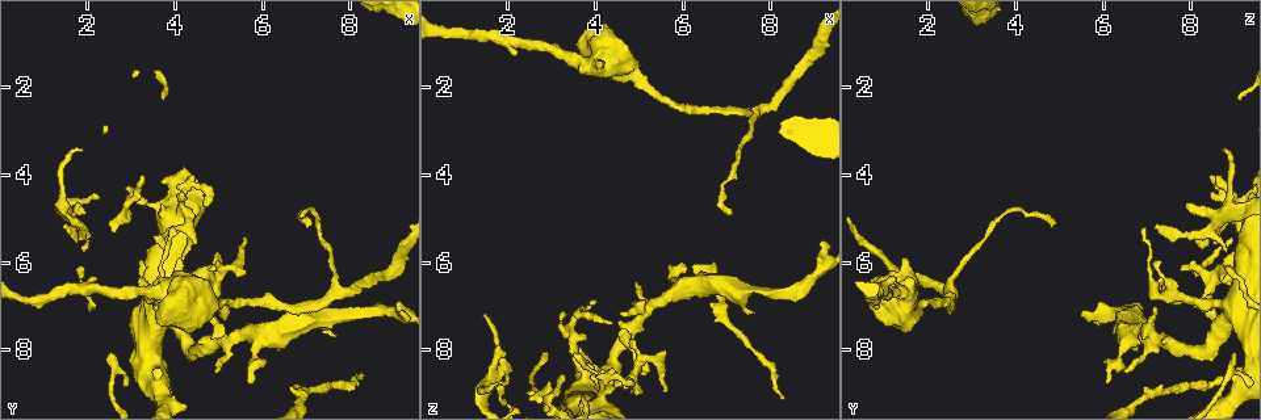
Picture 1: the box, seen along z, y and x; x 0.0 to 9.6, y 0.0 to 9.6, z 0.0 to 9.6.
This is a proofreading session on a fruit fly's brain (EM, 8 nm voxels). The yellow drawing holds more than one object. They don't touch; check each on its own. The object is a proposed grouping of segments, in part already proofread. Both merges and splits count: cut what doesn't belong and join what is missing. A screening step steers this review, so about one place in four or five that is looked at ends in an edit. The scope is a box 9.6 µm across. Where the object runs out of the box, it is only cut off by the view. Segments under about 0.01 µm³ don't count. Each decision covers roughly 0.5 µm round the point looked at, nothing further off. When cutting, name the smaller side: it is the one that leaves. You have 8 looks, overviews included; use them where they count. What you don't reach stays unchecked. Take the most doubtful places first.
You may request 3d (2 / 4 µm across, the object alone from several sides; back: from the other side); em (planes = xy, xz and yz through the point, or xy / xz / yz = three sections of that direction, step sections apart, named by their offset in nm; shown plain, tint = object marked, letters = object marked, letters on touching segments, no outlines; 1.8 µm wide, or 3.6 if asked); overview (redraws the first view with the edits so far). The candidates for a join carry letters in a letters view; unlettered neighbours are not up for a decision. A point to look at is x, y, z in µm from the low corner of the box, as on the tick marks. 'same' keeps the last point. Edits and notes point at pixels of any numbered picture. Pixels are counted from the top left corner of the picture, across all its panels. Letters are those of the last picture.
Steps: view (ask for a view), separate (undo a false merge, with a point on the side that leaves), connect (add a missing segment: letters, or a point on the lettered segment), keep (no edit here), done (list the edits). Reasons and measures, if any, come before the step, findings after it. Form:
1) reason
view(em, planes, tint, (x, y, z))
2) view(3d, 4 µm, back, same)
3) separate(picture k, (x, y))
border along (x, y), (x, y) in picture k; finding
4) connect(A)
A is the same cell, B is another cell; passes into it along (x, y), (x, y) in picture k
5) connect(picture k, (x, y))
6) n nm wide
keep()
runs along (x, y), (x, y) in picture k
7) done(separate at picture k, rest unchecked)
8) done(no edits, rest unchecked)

an open end
view(3d, 2 µm, (1.80, 4.70, 7.90))

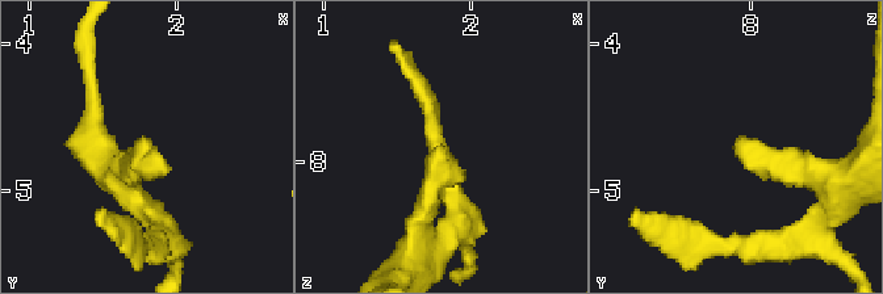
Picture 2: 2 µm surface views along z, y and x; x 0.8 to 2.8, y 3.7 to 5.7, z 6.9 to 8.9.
shape alone is not enough
view(em, planes, letters, (1.78, 4.68, 7.88))

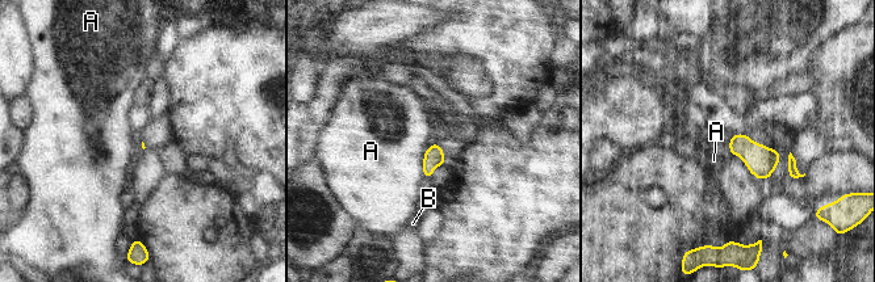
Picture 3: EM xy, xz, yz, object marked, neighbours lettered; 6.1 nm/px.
A touches over 240 nm
keep()
A and B are other cells; border along (436, 140), (423, 155), (423, 177) in picture 3; none of them fits

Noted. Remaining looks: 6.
an open end
view(3d, 4 µm, (4.55, 5.55, 8.60))

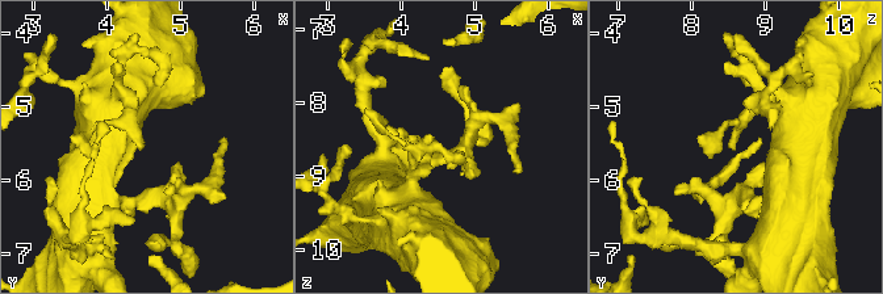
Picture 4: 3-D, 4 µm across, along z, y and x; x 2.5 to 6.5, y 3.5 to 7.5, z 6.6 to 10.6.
need the tissue
view(em, yz, step 16, letters, (4.50, 5.60, 8.55))

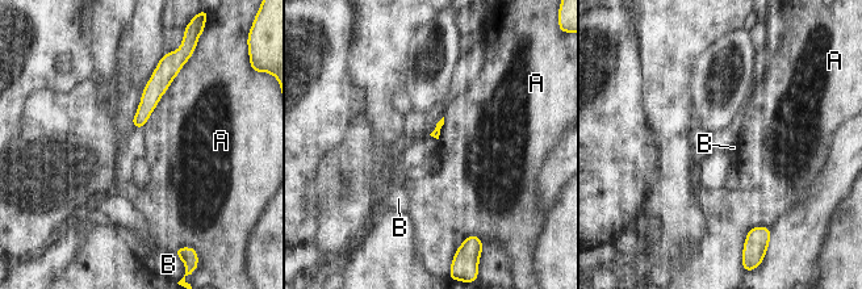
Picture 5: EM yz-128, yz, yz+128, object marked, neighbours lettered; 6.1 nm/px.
view(em, planes, letters, same)

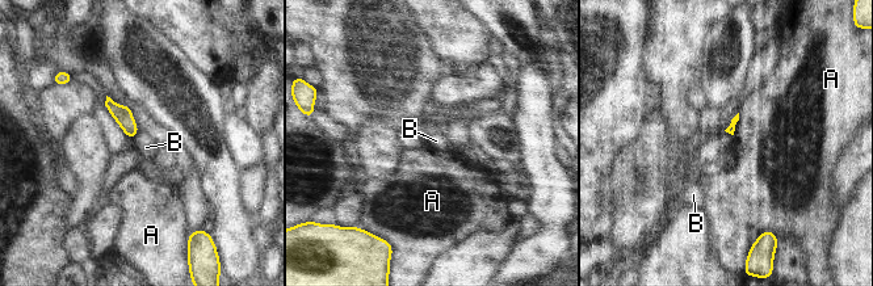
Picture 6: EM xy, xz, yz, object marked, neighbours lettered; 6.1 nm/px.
keep()
A and B are other cells; border along (139, 130), (131, 139) in picture 6; none of them fits

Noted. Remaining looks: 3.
sharp bend
view(em, planes, letters, (2.95, 4.55, 9.10))

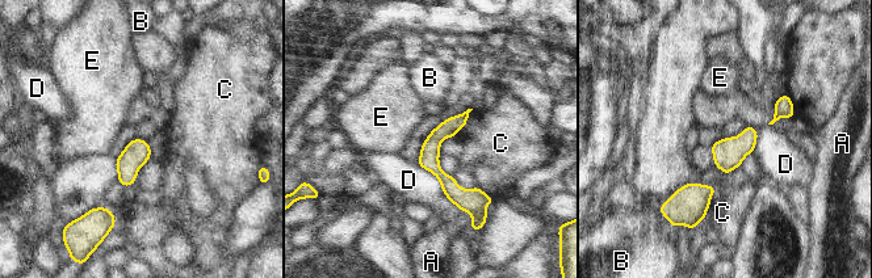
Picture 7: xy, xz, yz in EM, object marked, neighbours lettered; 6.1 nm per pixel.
130 nm wide
keep()
A, B, C, D and E are other cells; border along (473, 109), (455, 138) in picture 7; all the same neuron

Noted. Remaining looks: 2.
done(no edits, rest unchecked)

